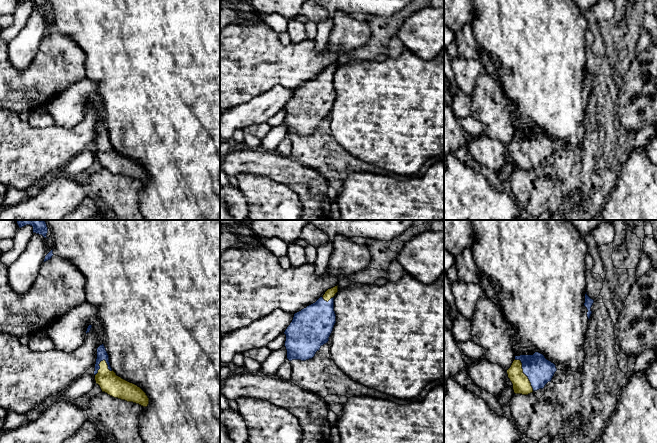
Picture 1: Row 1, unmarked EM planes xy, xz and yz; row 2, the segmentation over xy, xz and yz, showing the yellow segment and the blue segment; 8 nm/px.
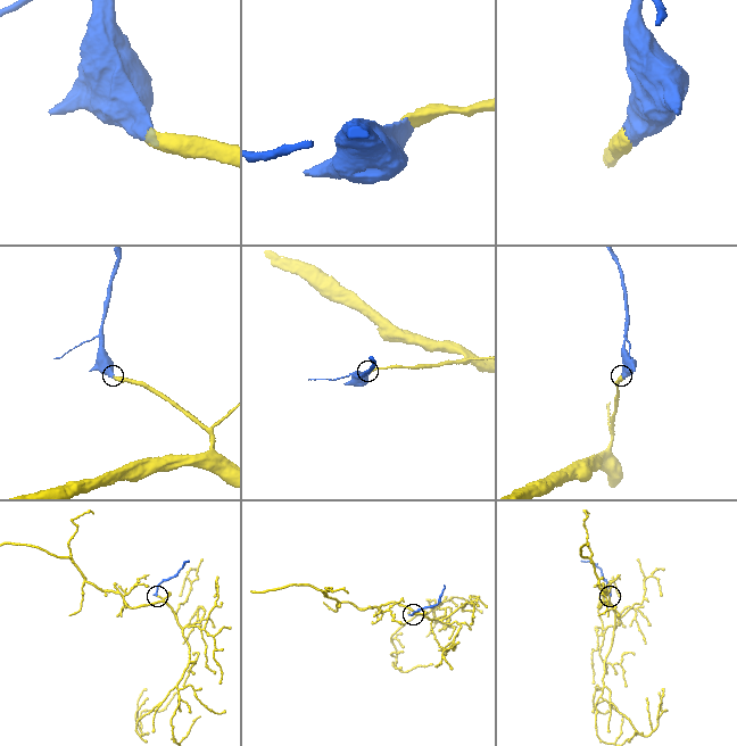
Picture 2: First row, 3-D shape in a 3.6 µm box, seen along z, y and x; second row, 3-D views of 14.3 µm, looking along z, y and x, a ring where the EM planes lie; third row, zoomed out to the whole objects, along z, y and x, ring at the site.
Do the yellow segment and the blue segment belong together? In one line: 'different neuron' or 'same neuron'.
same neuron

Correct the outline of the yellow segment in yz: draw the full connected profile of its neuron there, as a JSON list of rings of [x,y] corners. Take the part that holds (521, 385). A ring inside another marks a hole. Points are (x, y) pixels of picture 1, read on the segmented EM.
[[[535,352],[533,355],[515,356],[507,374],[513,384],[514,393],[528,395],[543,389],[551,382],[556,371],[554,363],[547,360],[543,354]]]

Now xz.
[[[338,285],[328,289],[315,303],[294,314],[285,330],[287,359],[306,361],[312,359],[328,343],[336,323],[334,296]]]

